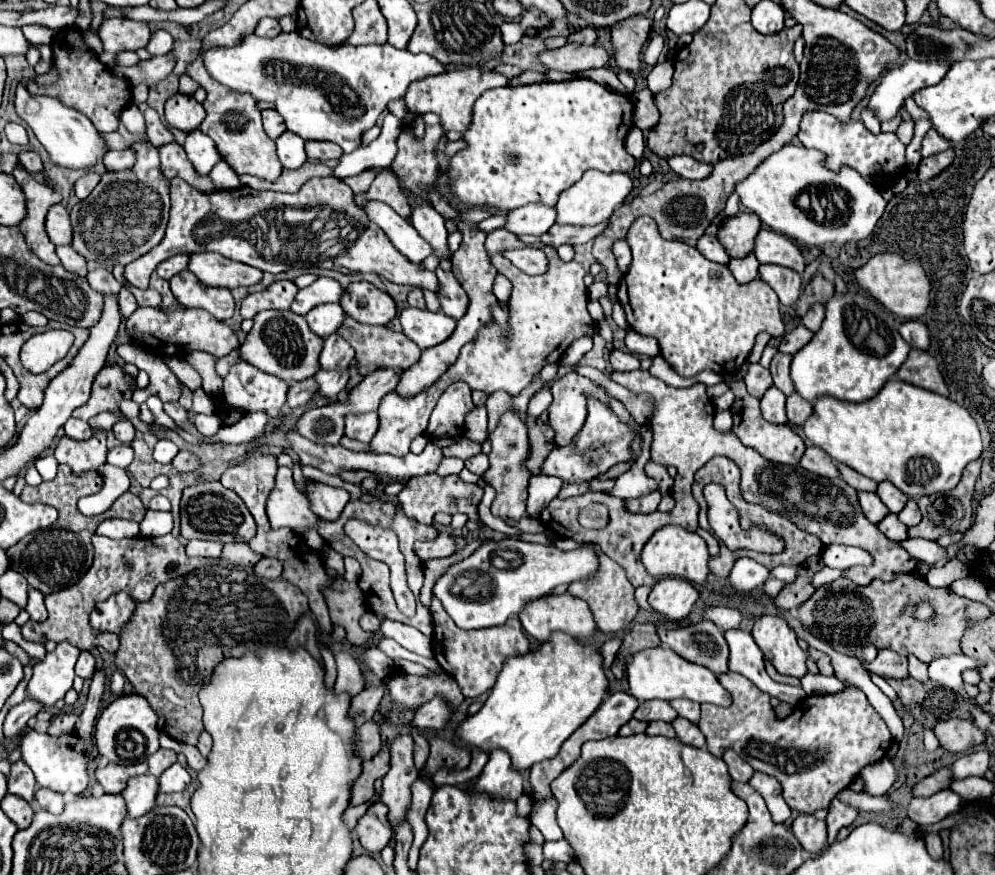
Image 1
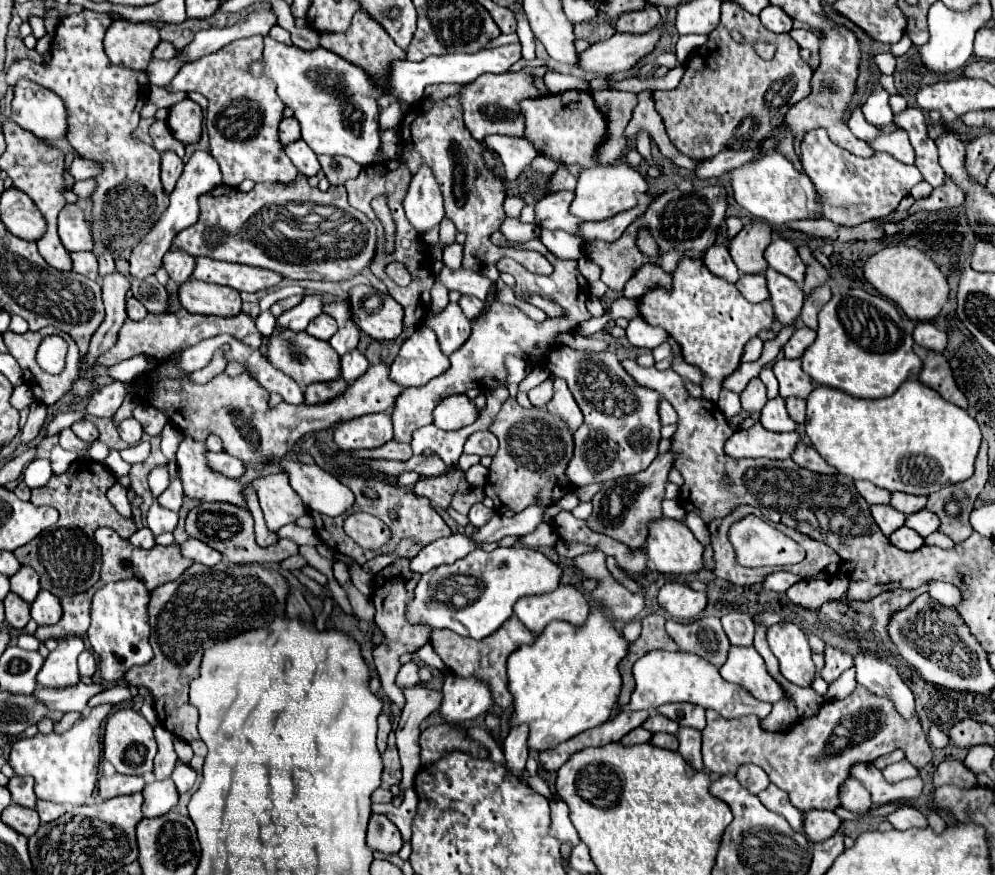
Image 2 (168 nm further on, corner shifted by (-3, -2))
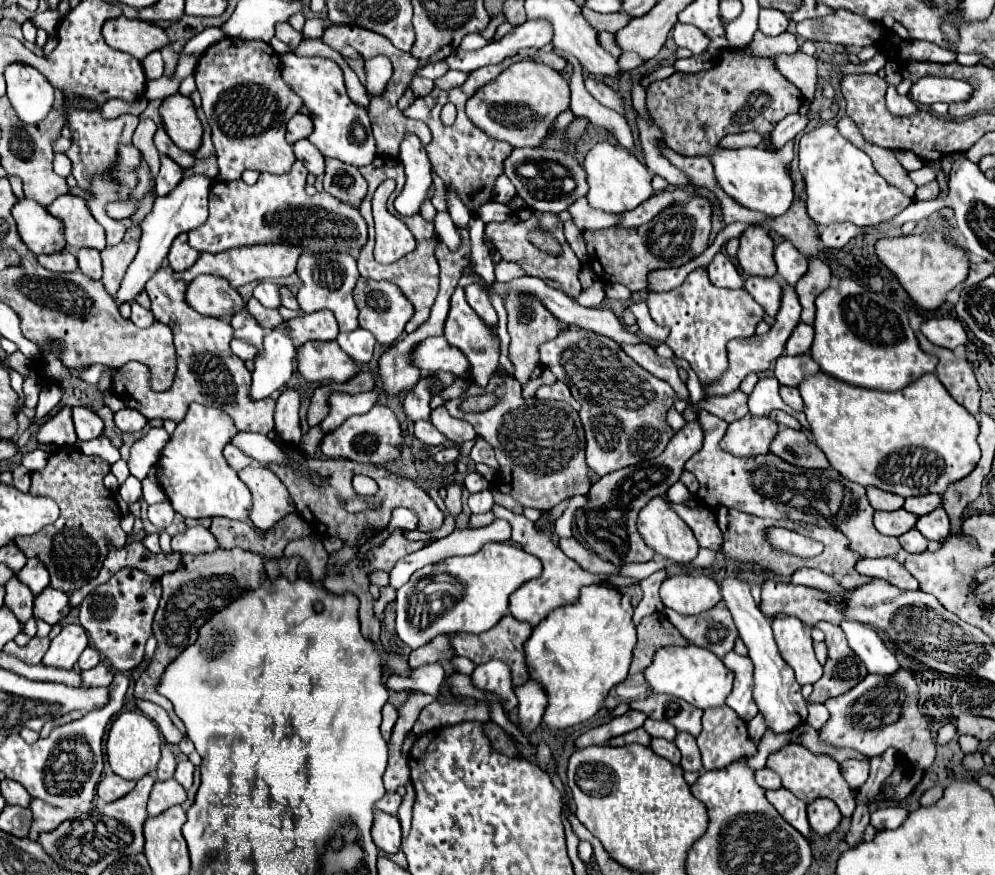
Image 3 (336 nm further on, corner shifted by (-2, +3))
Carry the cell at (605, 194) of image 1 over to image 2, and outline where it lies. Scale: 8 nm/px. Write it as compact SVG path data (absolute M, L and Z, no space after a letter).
M620 161L610 165L596 165L590 169L582 169L578 177L578 185L576 185L576 199L570 211L584 221L602 221L632 209L638 203L638 195L646 191L648 191L646 179L640 175L640 171L636 171L628 163Z

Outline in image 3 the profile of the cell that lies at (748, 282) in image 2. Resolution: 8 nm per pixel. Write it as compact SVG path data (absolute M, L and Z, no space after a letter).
M749 276L745 280L745 290L765 308L765 312L773 318L779 310L781 302L781 284L777 278L761 278Z

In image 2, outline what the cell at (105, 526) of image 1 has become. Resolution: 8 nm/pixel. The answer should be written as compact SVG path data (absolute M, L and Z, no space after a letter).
M148 527L136 531L136 533L130 537L130 543L136 545L136 547L142 547L142 549L152 549L152 547L156 545L156 541L154 541L154 533L152 533Z

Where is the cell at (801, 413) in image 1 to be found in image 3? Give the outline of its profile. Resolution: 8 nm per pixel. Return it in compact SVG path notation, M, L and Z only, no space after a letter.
M781 386L779 388L779 394L783 398L783 402L793 408L795 412L803 412L803 400L801 400L801 394L797 388L787 388L787 386Z

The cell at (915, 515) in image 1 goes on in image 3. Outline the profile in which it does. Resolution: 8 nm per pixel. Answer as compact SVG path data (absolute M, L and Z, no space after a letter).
M937 508L925 516L921 516L915 524L915 528L927 538L941 542L949 534L949 516L943 508Z

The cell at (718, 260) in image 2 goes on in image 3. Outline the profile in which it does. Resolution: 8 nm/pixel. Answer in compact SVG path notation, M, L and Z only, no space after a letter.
M719 252L711 260L711 264L707 266L707 272L715 286L721 286L721 288L741 288L743 286L743 276L737 272L735 262L723 252Z

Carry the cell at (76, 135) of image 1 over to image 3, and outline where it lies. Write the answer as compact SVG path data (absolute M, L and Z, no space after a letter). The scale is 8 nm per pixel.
M11 64L5 68L7 98L19 120L25 124L39 124L53 108L53 86L47 78L25 64Z

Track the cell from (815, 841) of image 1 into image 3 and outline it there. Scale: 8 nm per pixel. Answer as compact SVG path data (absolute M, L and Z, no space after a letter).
M819 798L807 804L807 818L813 832L817 832L819 836L827 836L839 826L841 812L837 810L835 802L827 798Z

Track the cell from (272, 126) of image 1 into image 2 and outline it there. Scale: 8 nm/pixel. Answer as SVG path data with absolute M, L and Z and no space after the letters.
M292 117L292 119L284 119L280 123L280 141L282 145L288 145L288 143L294 143L300 139L300 127L298 127L298 121Z

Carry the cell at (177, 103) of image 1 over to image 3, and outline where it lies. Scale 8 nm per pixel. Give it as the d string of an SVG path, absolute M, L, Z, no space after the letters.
M179 92L167 96L159 108L159 116L165 132L181 150L195 152L201 146L203 126L189 96L183 96Z

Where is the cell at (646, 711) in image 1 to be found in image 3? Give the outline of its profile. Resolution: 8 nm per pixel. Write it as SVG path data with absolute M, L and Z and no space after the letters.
M647 718L643 728L649 732L649 736L653 738L667 738L667 740L675 740L677 730L667 722L667 720L651 720Z

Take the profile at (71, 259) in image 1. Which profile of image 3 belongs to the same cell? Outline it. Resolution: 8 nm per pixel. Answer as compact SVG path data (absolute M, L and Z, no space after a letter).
M81 248L77 252L79 270L93 280L101 280L101 252L93 248Z

